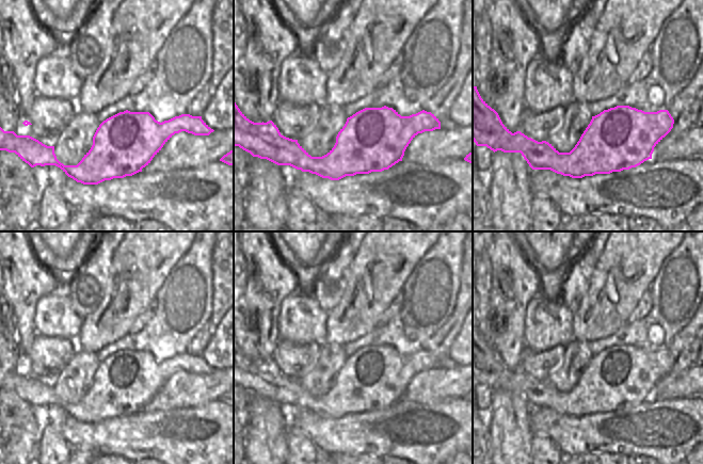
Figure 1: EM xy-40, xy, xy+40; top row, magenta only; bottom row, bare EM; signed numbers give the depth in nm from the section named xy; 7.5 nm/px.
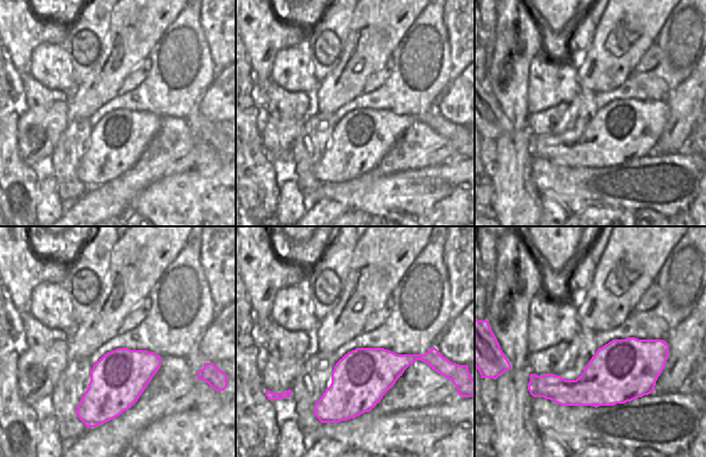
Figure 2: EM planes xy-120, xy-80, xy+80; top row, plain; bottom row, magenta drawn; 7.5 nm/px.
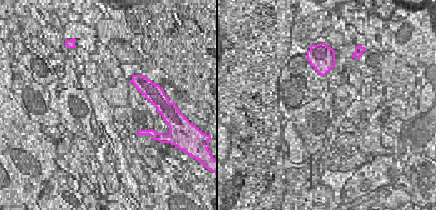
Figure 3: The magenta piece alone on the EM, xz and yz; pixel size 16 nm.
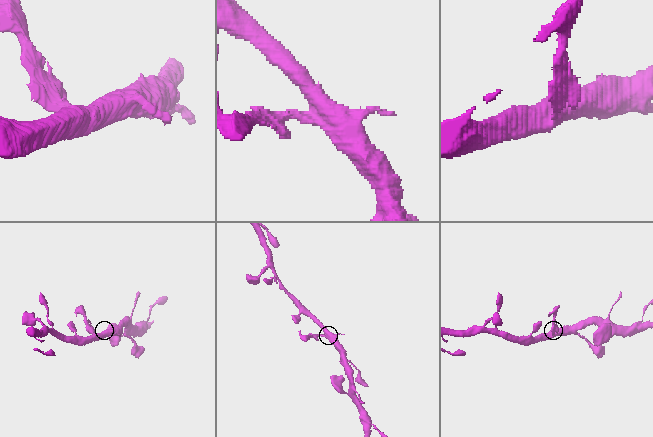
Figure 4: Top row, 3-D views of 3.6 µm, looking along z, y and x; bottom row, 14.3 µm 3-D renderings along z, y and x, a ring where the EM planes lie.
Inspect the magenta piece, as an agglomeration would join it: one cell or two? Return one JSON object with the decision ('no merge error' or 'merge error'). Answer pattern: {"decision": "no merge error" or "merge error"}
{"decision": "merge error"}

